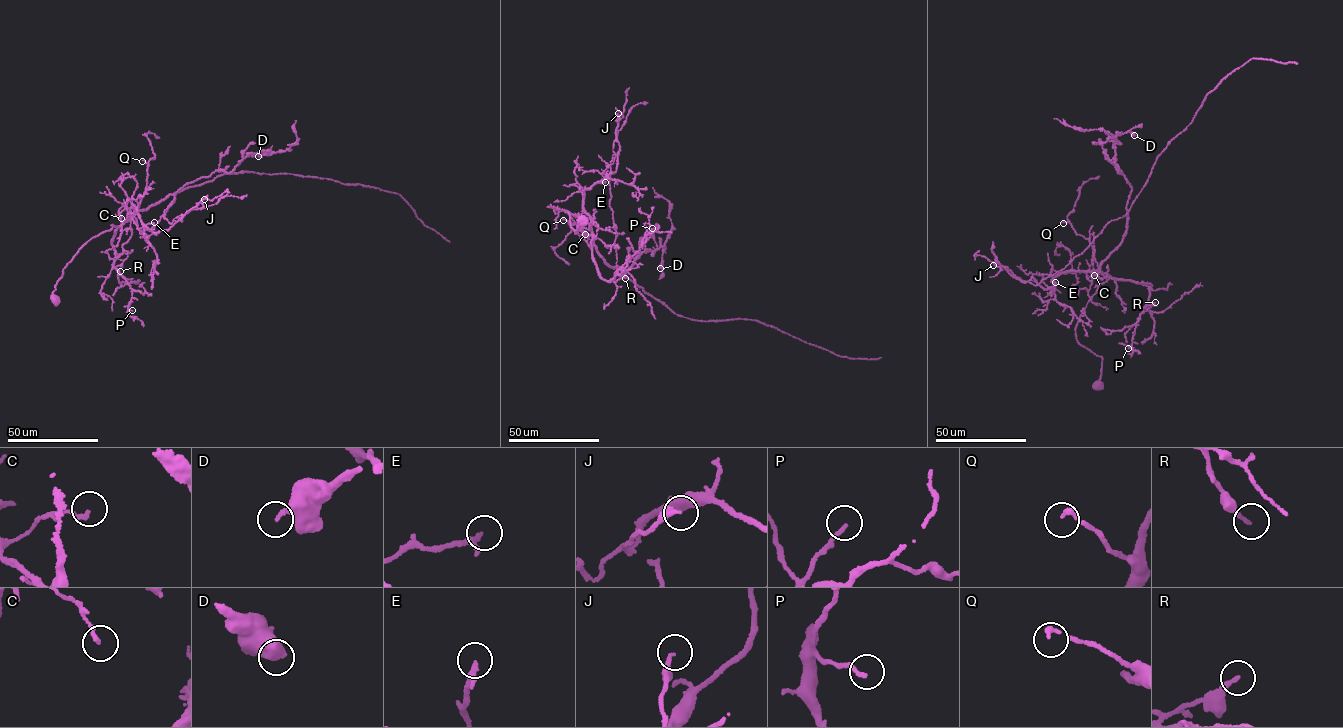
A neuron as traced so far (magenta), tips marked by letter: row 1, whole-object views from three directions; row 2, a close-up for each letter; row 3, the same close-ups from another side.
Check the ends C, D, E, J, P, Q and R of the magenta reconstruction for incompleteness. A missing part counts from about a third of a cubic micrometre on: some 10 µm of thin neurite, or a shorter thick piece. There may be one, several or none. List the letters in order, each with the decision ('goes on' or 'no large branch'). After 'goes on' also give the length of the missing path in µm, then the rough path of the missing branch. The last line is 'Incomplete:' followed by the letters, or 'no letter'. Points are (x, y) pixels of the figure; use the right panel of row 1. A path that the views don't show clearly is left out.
C: no large branch
D: no large branch
E: no large branch
J: no large branch
P: no large branch
Q: goes on | 15 µm | (1063, 223), (1052, 220), (1047, 225)
R: no large branch
Incomplete: Q

